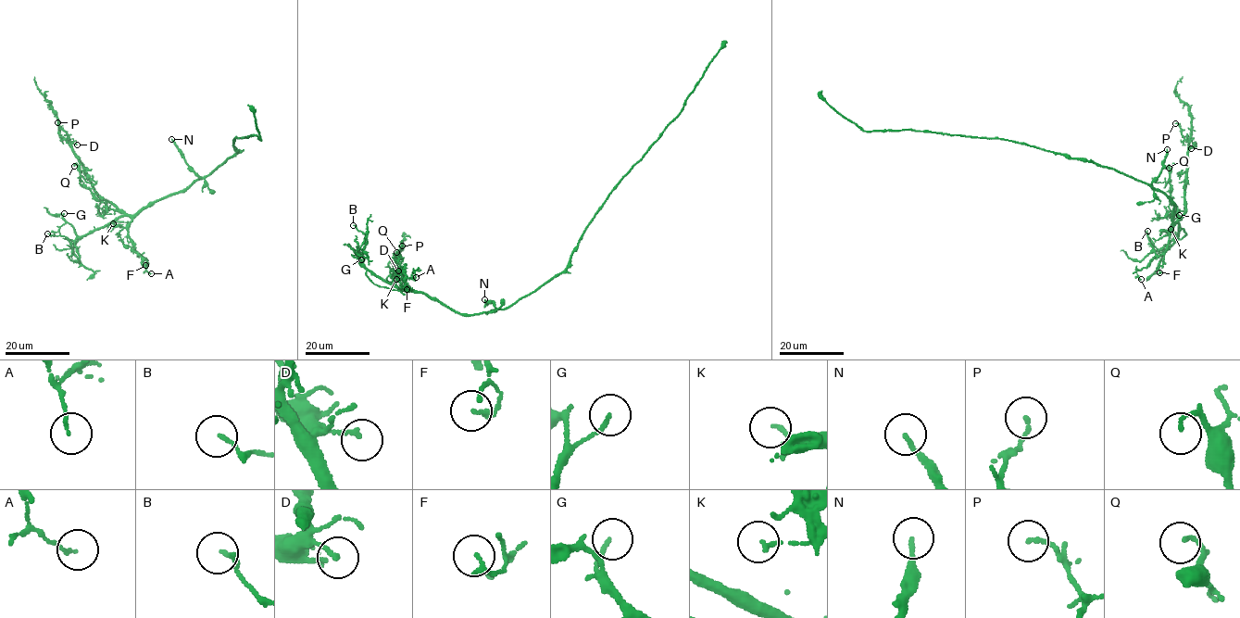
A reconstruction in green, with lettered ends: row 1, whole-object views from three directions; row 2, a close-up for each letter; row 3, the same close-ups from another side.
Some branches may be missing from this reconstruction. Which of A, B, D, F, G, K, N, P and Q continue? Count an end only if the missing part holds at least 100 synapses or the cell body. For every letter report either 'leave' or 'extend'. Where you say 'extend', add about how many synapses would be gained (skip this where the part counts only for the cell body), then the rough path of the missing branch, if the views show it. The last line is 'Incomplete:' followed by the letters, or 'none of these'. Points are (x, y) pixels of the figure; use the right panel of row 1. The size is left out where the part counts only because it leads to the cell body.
A: leave
B: leave
D: leave
F: leave
G: leave
K: leave
N: leave
P: leave
Q: leave
Incomplete: none of these

